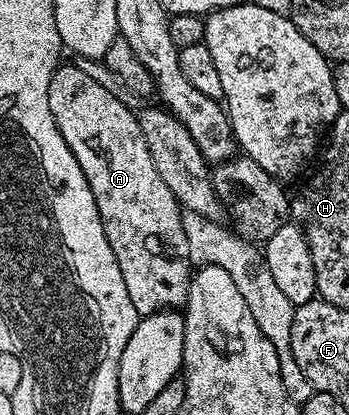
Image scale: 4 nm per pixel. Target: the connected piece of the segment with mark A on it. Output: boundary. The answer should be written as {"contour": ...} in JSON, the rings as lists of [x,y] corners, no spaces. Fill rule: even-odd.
{"contour":[[[60,64],[49,80],[49,112],[53,112],[53,120],[61,136],[65,136],[65,144],[69,144],[73,156],[77,156],[85,180],[89,180],[93,200],[97,200],[99,219],[105,228],[109,248],[113,248],[113,256],[117,256],[117,268],[121,268],[121,276],[125,276],[125,289],[129,292],[129,300],[133,300],[133,308],[137,308],[140,316],[183,308],[187,304],[193,263],[181,224],[181,207],[149,157],[136,111],[131,111],[117,95],[115,90],[101,88],[93,76],[85,76],[77,64]]]}

